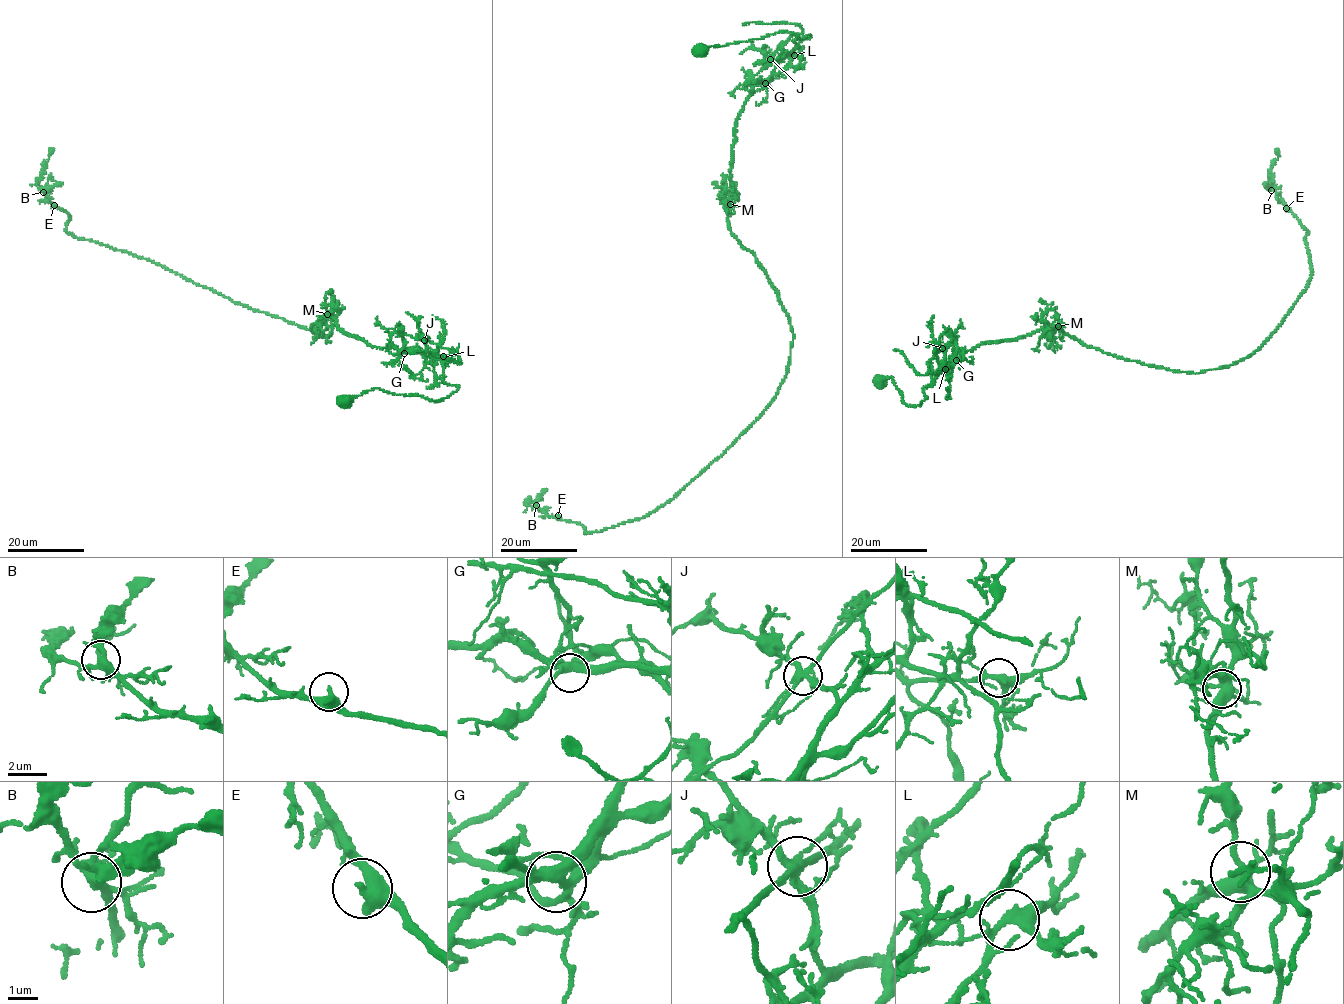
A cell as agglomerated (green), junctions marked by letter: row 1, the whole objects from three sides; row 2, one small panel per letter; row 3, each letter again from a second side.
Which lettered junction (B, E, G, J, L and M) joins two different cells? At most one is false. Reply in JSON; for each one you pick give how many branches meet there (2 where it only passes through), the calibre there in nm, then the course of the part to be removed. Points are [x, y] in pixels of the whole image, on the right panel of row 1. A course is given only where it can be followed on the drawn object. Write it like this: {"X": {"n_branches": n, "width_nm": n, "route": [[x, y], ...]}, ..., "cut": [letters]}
{"J": {"n_branches": 5, "width_nm": 320, "route": [[943, 348], [934, 354], [923, 375], [895, 349]]}, "cut": ["J"]}

